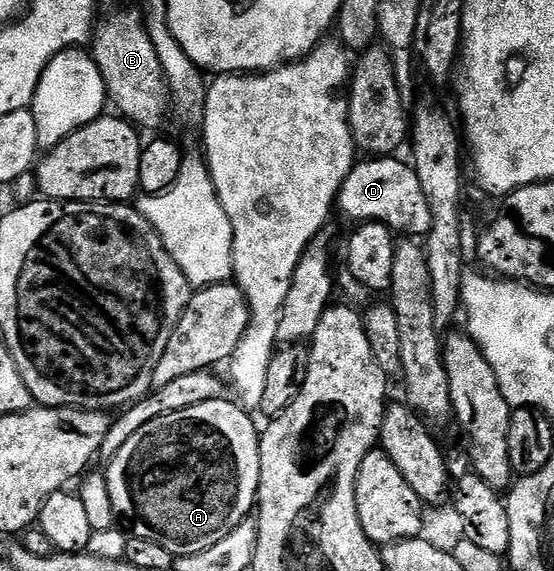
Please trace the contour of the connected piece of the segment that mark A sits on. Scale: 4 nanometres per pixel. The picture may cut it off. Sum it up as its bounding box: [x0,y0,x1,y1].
[105,397,260,554]

